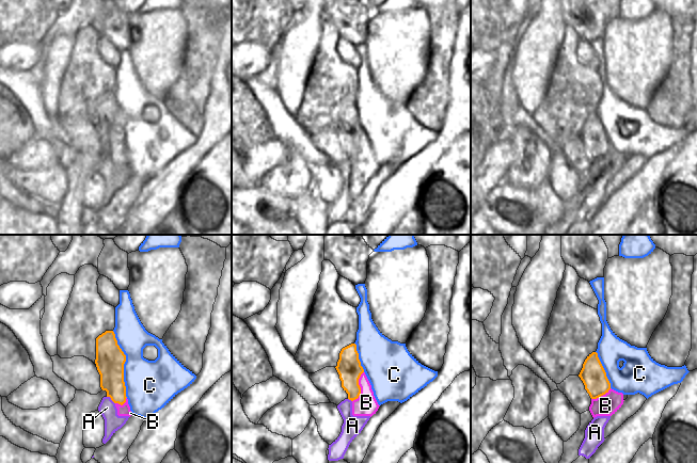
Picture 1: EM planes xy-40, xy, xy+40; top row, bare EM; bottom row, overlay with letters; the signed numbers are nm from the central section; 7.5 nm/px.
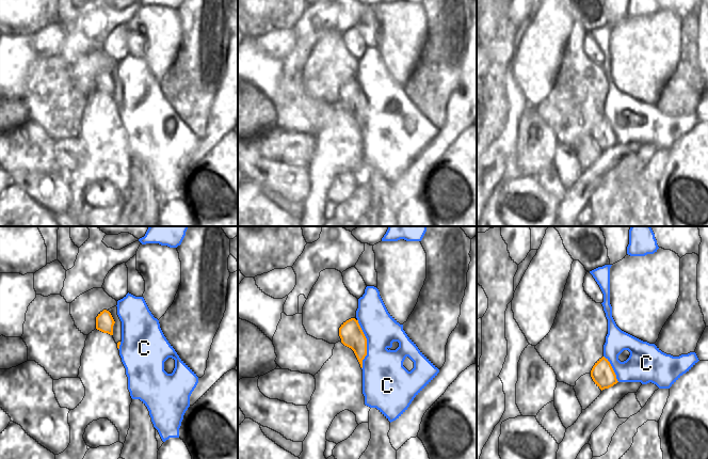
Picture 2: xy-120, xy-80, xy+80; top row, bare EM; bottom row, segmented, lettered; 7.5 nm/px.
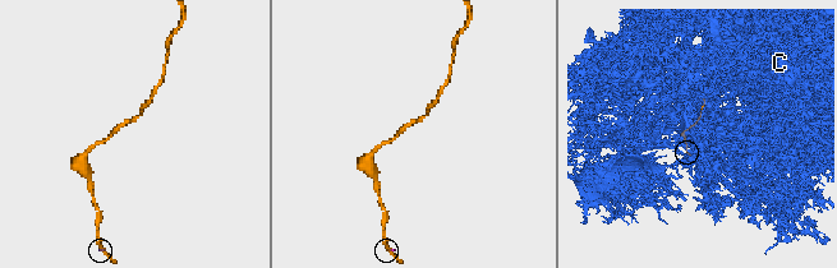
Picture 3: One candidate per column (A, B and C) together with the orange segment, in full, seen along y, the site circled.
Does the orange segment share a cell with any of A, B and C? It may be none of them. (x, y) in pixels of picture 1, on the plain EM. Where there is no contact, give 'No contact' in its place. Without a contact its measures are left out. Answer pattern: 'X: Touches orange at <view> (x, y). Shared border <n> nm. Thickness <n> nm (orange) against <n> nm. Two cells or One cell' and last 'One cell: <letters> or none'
A: Touches orange at xy-40 (111, 160). Shared border 90 nm. Thickness 200 nm (orange) against 130 nm. Two cells
B: Touches orange at xy (360, 148). Shared border 240 nm. Thickness 180 nm (orange) against 160 nm. Two cells
C: Touches orange at xy-40 (124, 124). Shared border 500 nm. Thickness 220 nm (orange) against 360 nm. Two cells
One cell: none

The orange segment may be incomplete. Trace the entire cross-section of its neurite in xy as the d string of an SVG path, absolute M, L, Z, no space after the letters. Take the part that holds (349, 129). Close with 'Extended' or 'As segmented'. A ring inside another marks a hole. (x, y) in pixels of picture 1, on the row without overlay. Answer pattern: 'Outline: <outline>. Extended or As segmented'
Outline: M355 105L342 110L335 129L339 135L342 148L348 155L348 160L351 162L358 160L361 155L359 140L364 133L364 130L361 127Z. As segmented

